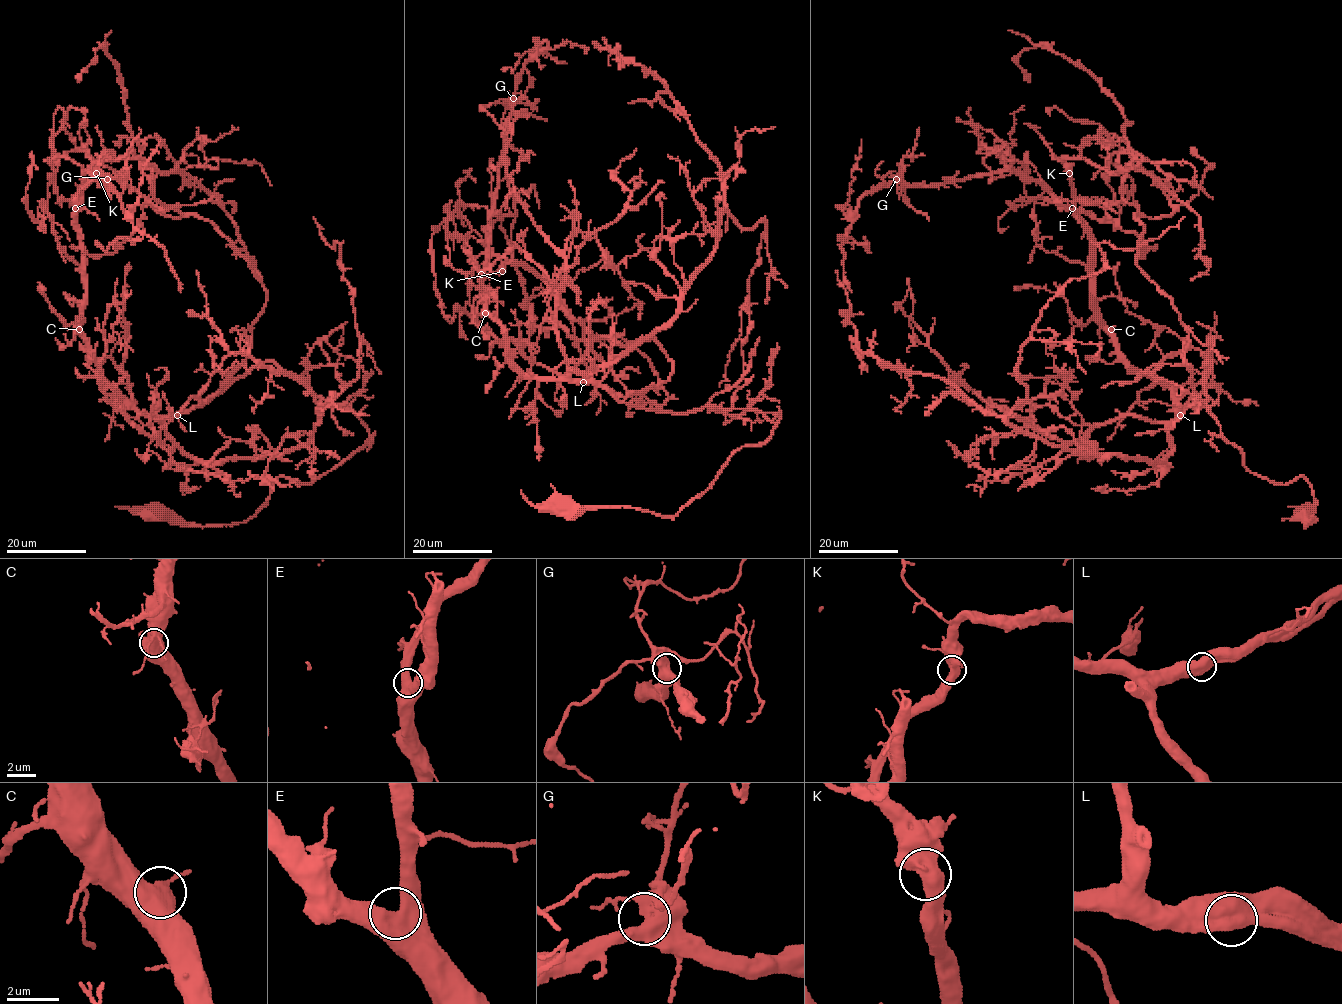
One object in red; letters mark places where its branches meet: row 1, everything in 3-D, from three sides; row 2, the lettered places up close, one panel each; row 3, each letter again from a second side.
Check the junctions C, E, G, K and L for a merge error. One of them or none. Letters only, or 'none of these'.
none of these

